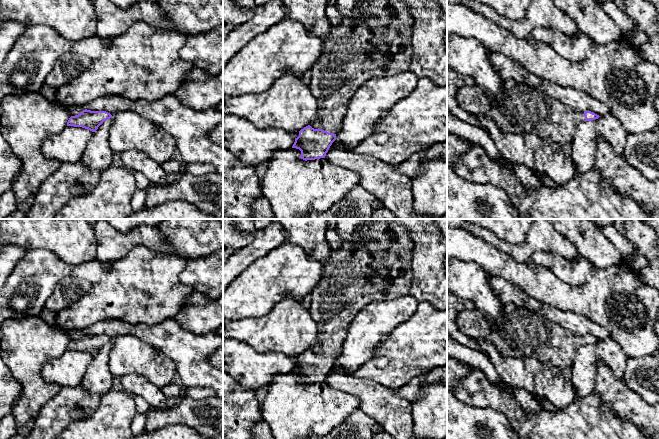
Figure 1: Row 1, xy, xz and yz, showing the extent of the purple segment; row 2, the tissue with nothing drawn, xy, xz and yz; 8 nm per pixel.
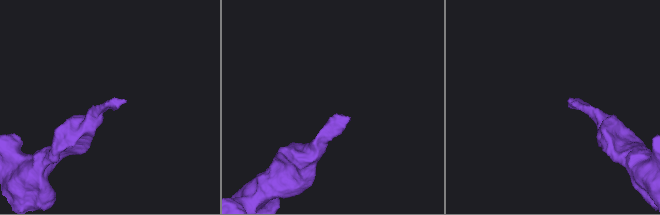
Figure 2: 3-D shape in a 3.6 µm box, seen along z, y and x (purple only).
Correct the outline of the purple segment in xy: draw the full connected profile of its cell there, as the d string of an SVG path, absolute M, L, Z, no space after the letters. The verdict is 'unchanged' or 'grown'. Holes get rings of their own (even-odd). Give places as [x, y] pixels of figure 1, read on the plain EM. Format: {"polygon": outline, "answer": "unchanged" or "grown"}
{"polygon": "M83 334L80 338L71 340L67 350L82 351L95 356L98 351L112 339L106 335Z", "answer": "unchanged"}

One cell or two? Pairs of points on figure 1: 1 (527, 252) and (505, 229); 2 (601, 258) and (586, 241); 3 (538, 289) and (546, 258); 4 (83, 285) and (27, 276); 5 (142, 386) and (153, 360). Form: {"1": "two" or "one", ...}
{"1": "two", "2": "one", "3": "two", "4": "two", "5": "two"}

